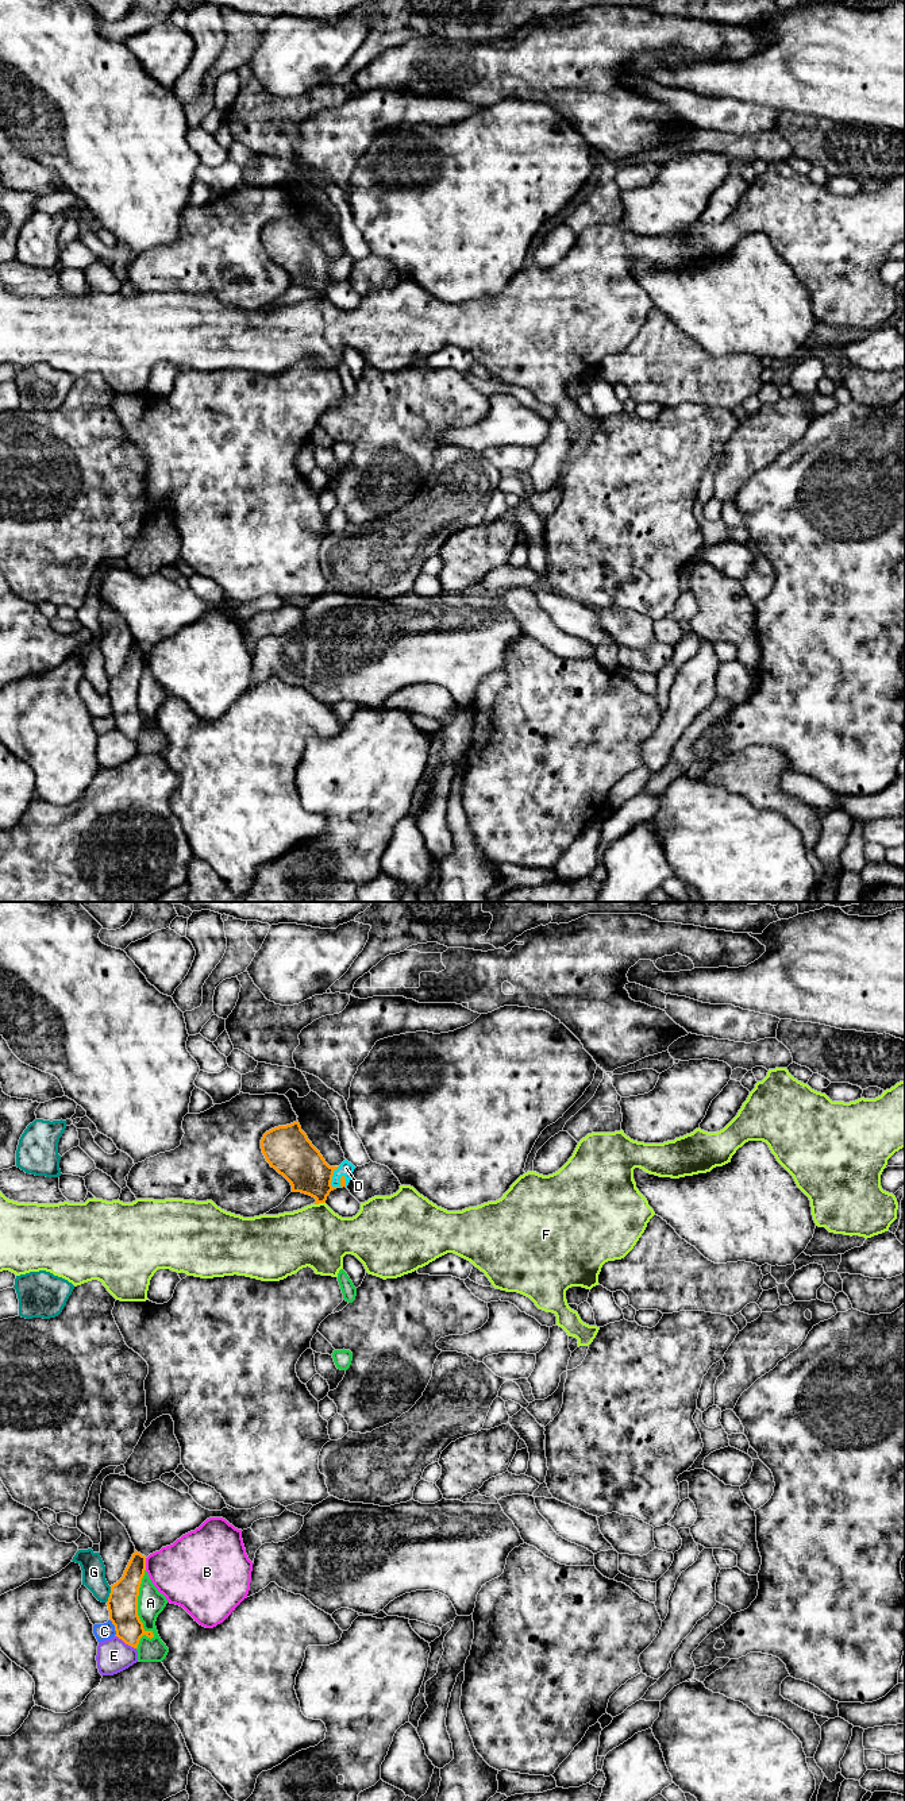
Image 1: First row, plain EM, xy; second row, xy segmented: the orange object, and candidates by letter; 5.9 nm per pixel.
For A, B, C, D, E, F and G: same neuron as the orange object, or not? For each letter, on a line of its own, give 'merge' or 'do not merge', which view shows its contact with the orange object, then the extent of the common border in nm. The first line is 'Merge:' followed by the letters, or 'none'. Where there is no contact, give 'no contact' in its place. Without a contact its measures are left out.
Merge: D
A: do not merge; meets orange in xy; contact 480 nm long
B: do not merge; meets orange in xy; contact 70 nm long
C: do not merge; meets orange in xy; contact 110 nm long
D: merge; meets orange in xy; contact 130 nm long
E: do not merge; meets orange in xy; contact 150 nm long
F: do not merge; meets orange in xy; contact 70 nm long
G: do not merge; meets orange in xy; contact 100 nm long

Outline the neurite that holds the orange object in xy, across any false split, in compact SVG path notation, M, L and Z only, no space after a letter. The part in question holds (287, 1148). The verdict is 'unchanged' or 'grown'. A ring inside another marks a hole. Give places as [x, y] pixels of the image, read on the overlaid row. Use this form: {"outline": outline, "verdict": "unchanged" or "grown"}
{"outline": "M299 1121L266 1131L261 1139L261 1149L270 1166L290 1183L292 1192L301 1192L315 1198L315 1204L326 1203L331 1191L347 1187L355 1169L347 1160L339 1166L330 1166L301 1130Z", "verdict": "grown"}

